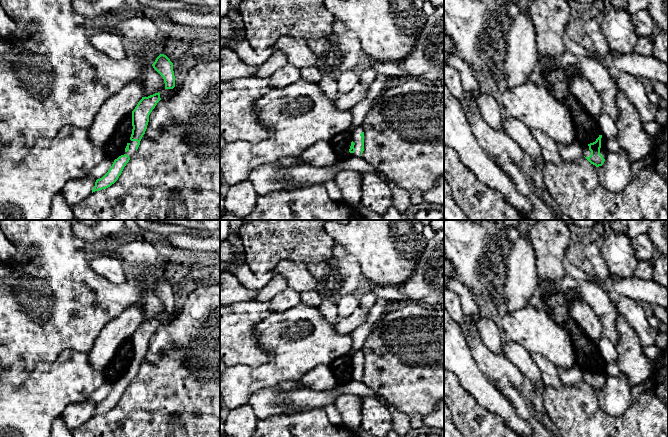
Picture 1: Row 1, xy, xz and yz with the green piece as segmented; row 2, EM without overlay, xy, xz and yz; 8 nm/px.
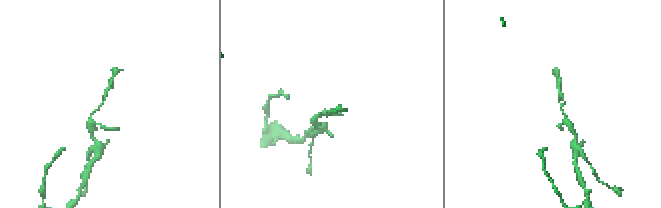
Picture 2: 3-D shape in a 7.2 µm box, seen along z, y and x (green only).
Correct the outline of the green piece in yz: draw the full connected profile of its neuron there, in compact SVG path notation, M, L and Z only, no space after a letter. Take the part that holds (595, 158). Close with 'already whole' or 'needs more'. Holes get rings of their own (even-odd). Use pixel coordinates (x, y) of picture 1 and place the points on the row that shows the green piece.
M599 135L595 142L588 144L591 155L589 157L585 157L591 164L595 165L596 167L602 166L605 161L603 156L600 154L601 138L602 135Z | already whole

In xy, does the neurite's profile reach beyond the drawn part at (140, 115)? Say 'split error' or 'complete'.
complete

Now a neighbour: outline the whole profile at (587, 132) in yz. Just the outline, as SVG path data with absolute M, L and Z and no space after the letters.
M555 66L546 72L543 78L551 94L569 109L575 126L576 142L580 145L583 155L591 155L588 145L601 135L600 154L605 159L608 154L607 138L602 134L598 120L588 115L572 95L565 73Z

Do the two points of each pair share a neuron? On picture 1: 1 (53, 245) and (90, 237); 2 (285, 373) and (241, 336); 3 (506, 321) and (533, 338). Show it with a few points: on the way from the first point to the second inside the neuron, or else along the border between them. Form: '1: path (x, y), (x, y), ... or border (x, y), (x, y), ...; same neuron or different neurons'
1: border (71, 230), (84, 243); different neurons
2: border (257, 340), (272, 356), (270, 362); different neurons
3: path (513, 325), (521, 326), (526, 331); same neuron

